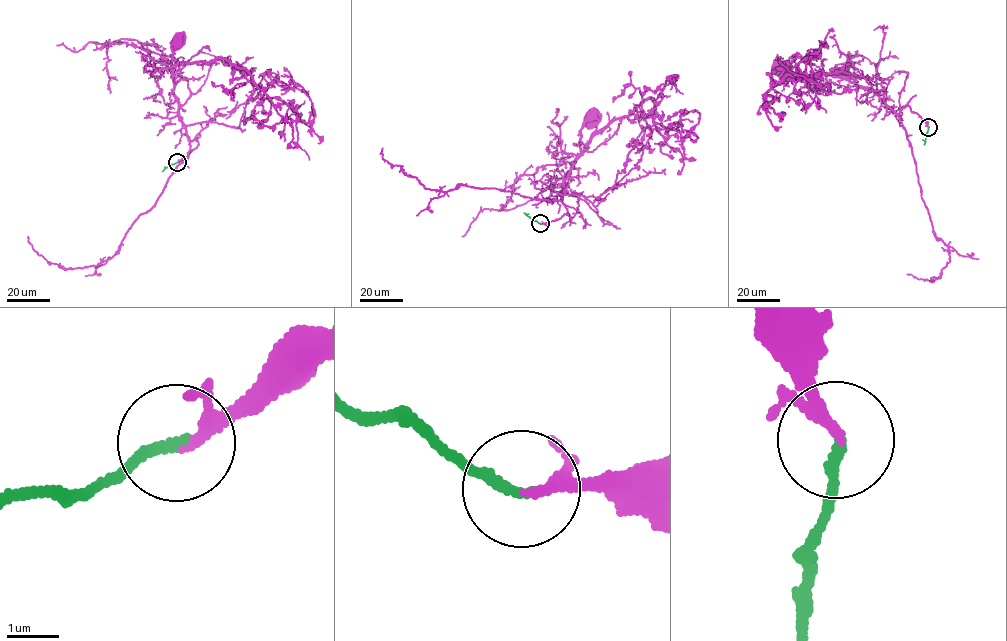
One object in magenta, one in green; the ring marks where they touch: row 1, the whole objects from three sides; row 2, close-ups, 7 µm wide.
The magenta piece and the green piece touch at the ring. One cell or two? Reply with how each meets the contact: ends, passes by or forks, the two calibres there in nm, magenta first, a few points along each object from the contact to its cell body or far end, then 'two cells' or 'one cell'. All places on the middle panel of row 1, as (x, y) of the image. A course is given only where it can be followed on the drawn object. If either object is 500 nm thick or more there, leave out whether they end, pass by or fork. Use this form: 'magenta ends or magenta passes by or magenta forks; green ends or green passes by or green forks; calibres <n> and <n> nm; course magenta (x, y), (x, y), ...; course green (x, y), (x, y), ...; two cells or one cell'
magenta passes by; green ends; calibres 170 and 200 nm; course magenta (540, 224), (568, 214), (561, 199), (564, 179), (580, 152), (580, 129), (591, 115); course green (540, 224), (524, 213); one cell

